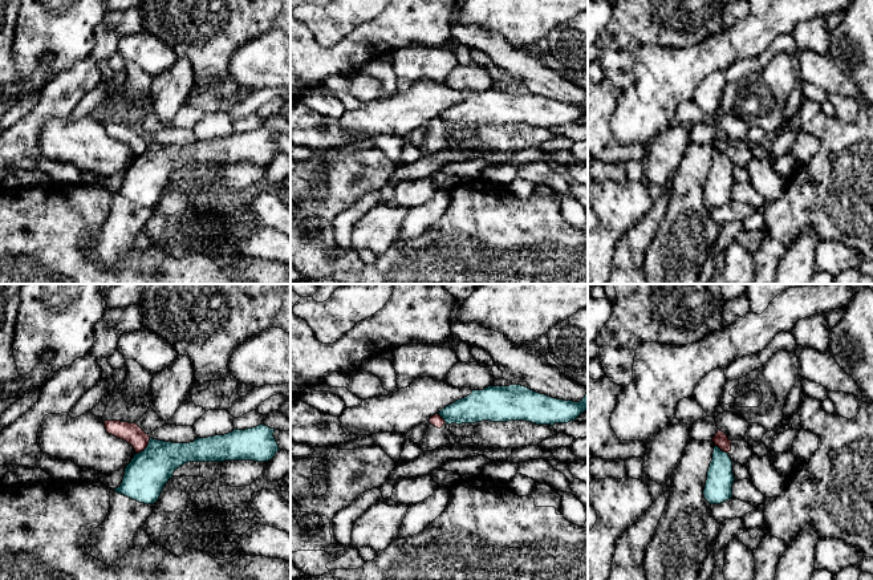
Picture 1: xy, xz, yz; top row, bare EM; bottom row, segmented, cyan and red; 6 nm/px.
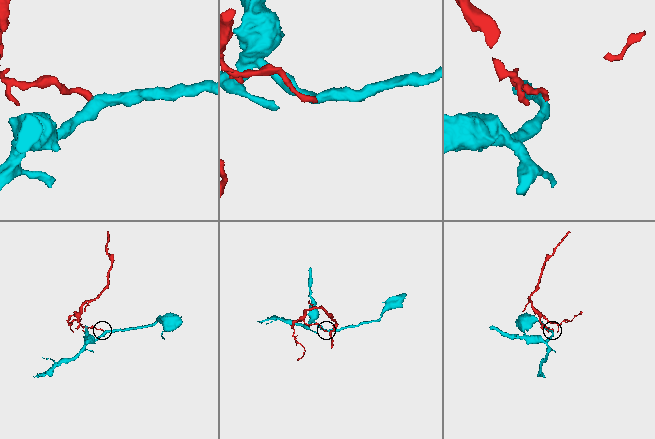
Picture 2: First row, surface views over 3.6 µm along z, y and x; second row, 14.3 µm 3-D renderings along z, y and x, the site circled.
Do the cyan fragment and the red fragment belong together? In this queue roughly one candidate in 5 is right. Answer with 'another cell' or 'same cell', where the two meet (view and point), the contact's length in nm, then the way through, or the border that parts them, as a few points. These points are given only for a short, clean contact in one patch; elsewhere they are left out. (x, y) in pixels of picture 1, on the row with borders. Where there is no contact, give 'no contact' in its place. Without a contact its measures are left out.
another cell | xy (146, 447) | 130 nm | along xy (150, 438), (149, 443), (137, 454)

